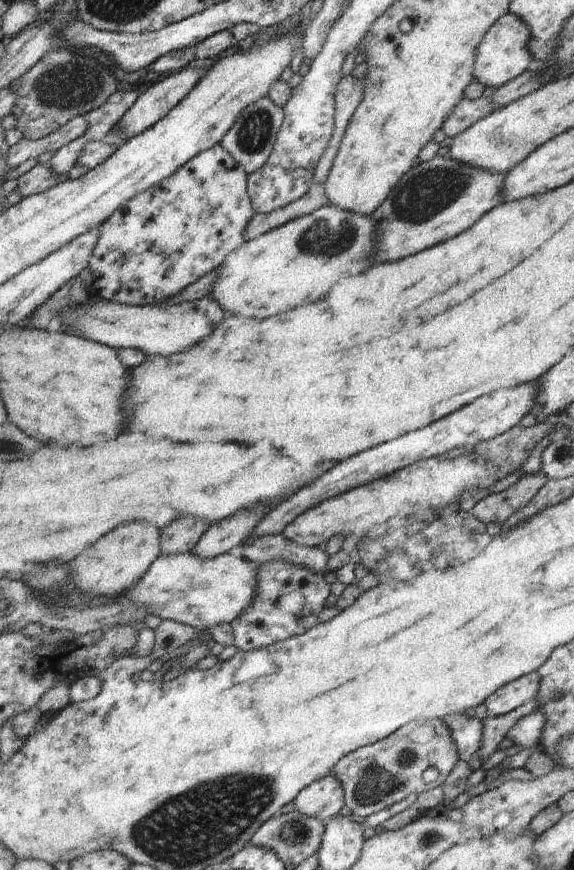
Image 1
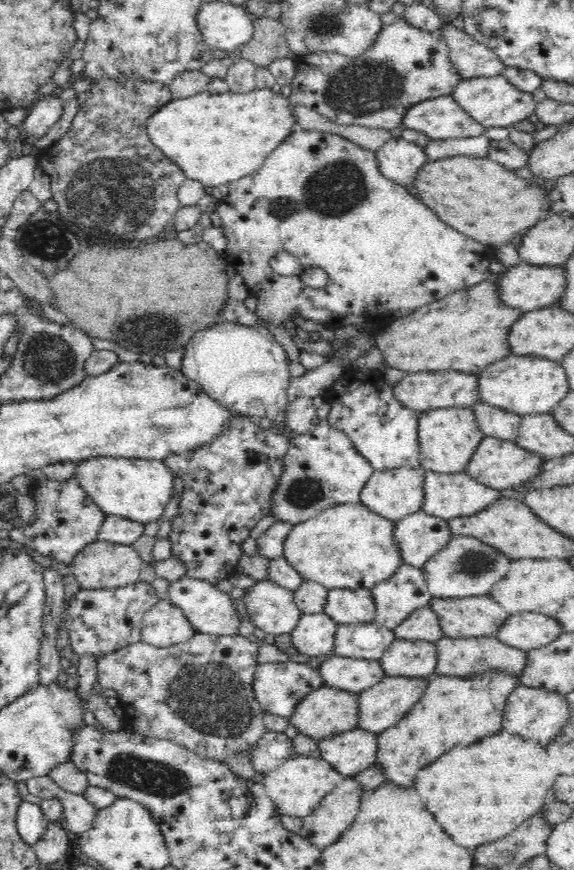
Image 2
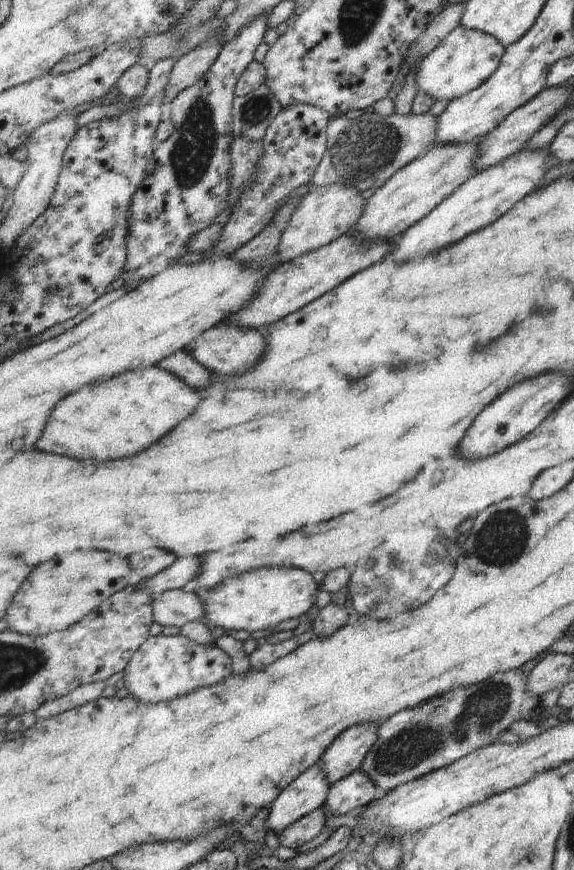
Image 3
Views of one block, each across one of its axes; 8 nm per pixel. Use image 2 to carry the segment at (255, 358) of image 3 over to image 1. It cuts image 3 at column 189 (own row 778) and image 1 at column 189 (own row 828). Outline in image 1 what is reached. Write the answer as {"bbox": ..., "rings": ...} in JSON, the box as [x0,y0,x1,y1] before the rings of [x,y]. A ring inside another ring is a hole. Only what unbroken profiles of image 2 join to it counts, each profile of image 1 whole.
{"bbox":[60,297,227,355],"rings":[[[213,297],[197,298],[179,304],[144,307],[101,299],[88,305],[75,305],[60,314],[67,333],[119,349],[142,350],[145,355],[171,355],[211,336],[227,316],[226,310]]]}

